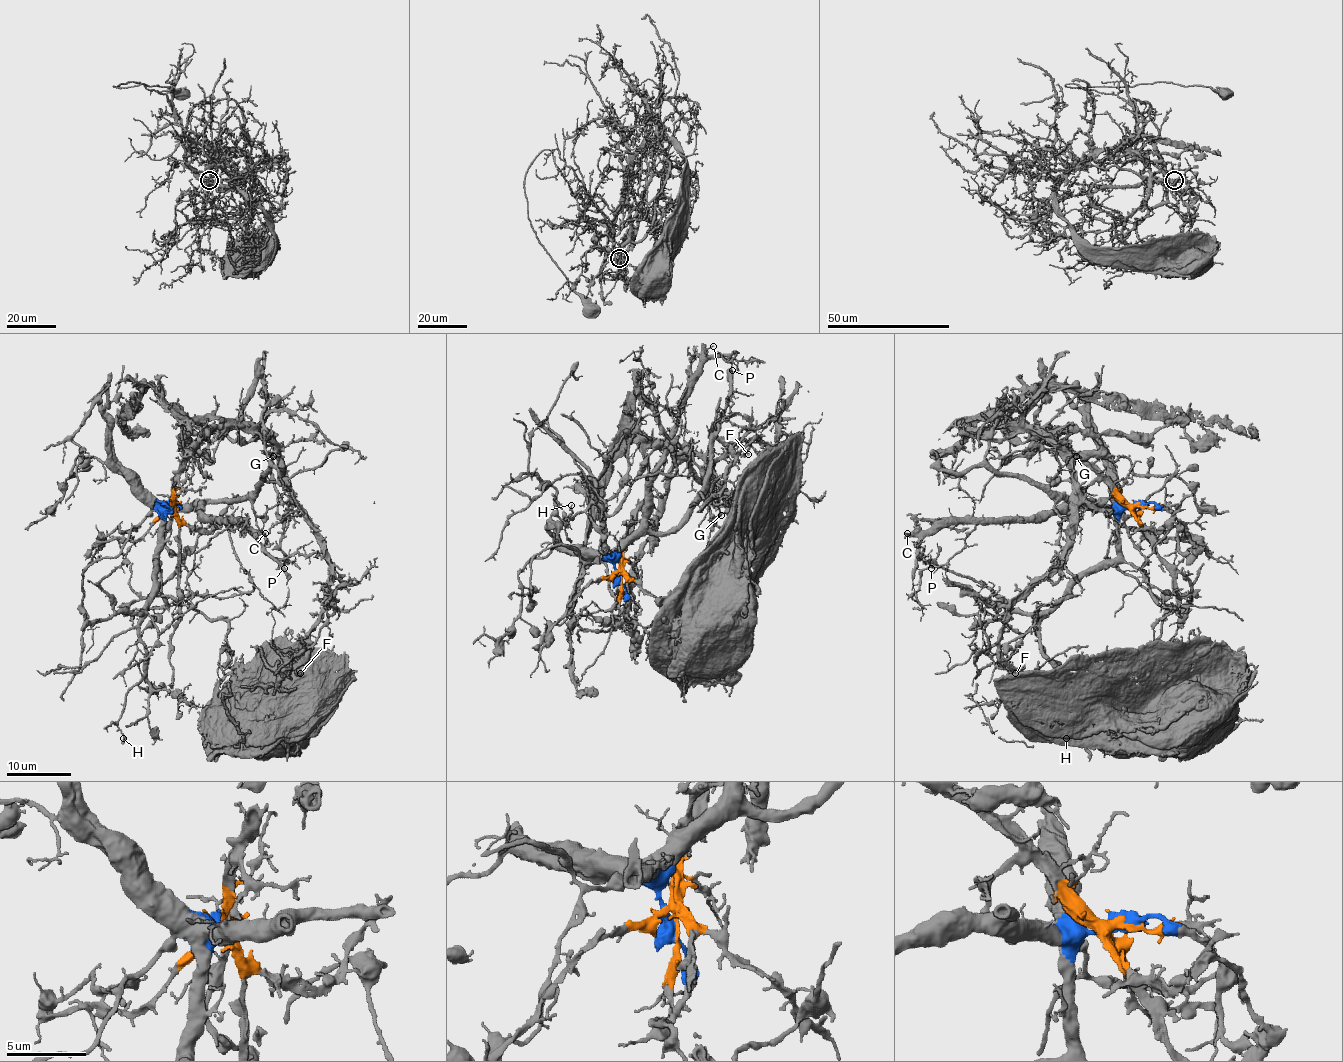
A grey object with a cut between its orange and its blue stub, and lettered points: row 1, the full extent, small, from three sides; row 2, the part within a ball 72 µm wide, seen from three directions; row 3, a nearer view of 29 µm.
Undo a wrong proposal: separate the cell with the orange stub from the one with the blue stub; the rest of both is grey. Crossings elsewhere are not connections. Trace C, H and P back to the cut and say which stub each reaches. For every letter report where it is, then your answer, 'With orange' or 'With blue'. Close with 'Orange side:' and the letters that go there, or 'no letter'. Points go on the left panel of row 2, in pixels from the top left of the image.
C: Place: (265, 533). With blue
H: Place: (123, 738). With blue
P: Place: (284, 568). With blue
Orange side: no letter

